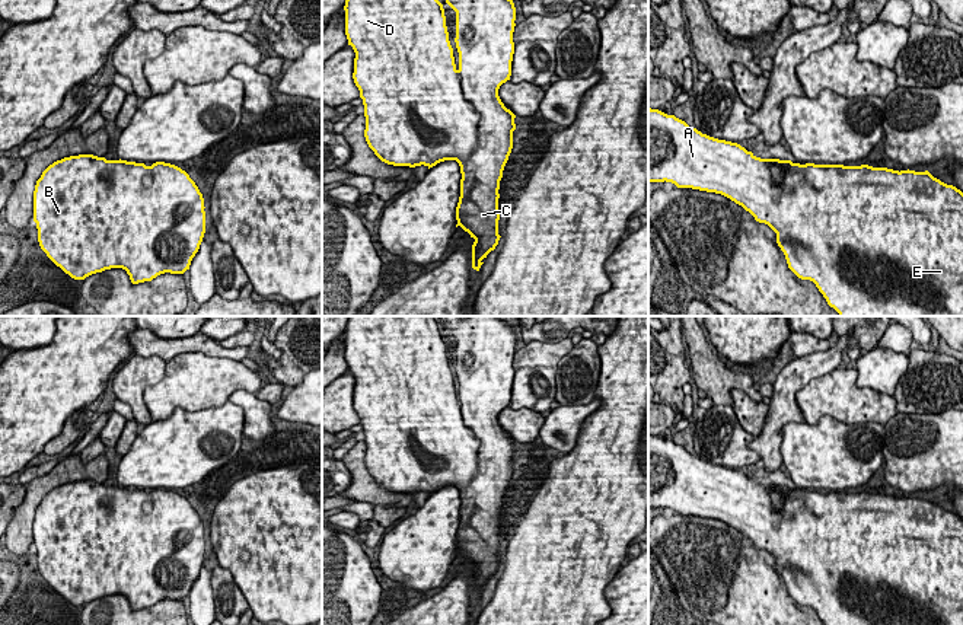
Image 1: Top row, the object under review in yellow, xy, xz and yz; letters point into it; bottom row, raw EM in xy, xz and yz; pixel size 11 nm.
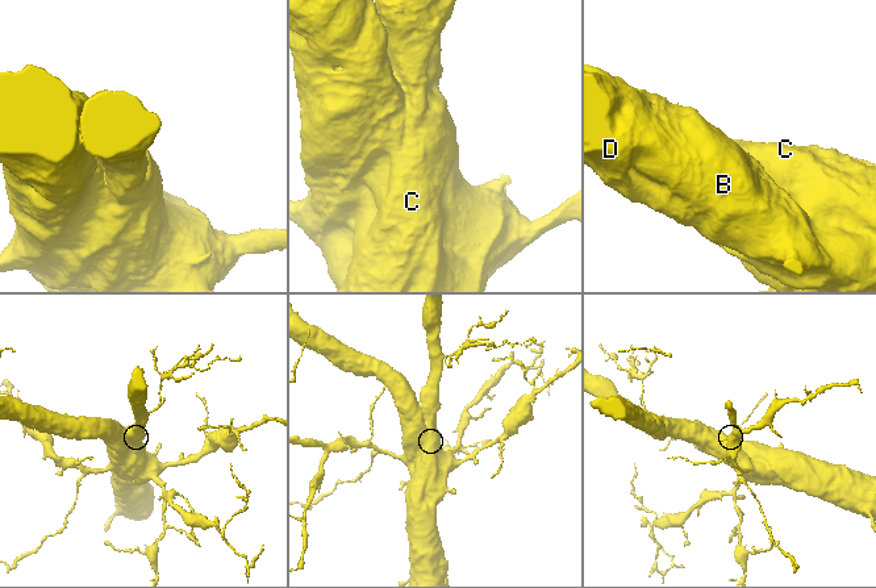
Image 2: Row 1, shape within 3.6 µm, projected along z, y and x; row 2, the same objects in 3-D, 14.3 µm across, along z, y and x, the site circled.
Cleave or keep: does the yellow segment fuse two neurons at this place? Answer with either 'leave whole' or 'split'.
leave whole

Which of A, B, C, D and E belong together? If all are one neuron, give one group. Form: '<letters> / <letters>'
A B C D E

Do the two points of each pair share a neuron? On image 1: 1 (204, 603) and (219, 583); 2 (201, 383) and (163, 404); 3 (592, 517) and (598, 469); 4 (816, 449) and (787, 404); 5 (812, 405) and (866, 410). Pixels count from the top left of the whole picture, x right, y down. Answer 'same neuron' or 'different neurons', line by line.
1: different neurons
2: same neuron
3: same neuron
4: different neurons
5: same neuron

